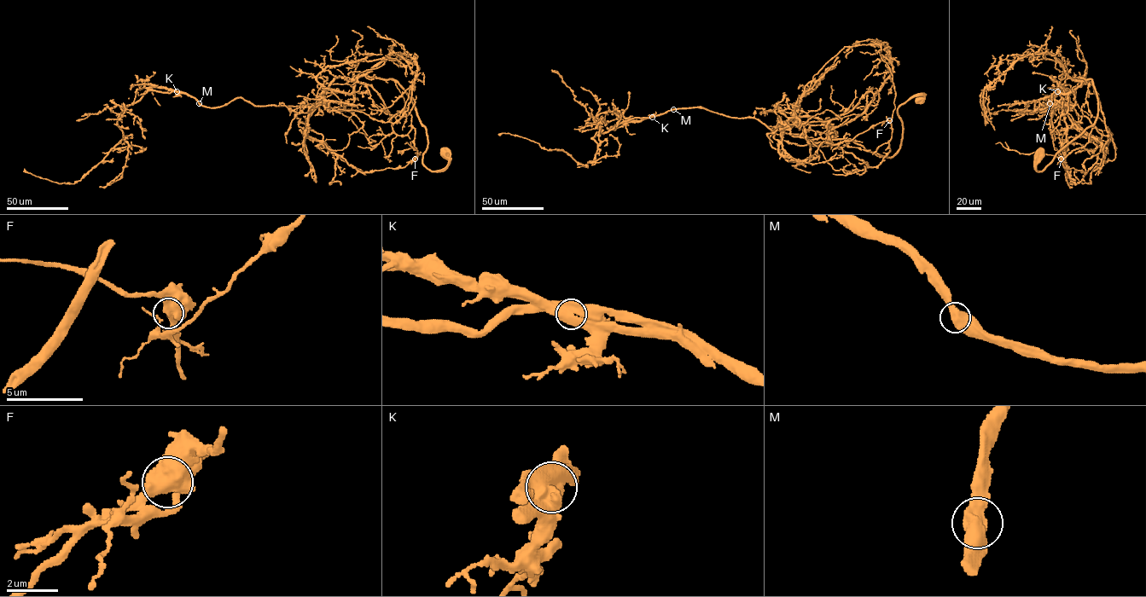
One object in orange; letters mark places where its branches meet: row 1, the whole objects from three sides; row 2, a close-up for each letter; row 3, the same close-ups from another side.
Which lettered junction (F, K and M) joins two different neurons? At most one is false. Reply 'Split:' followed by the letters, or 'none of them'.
Split: K

